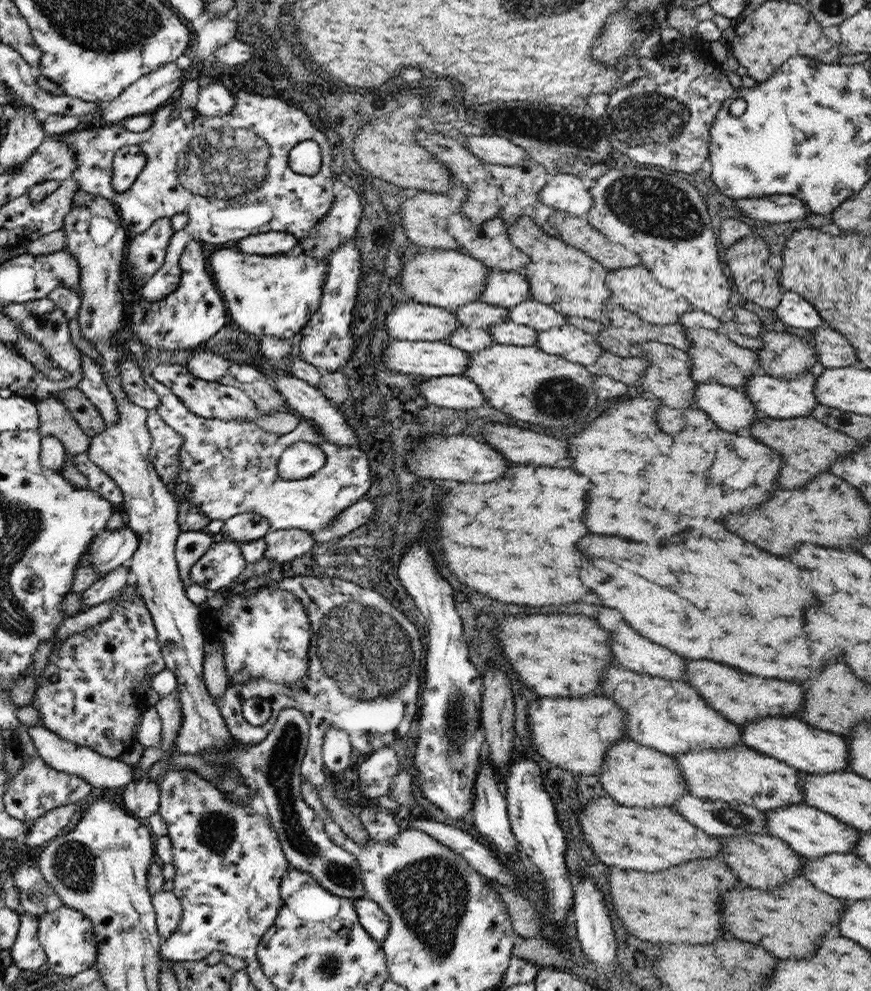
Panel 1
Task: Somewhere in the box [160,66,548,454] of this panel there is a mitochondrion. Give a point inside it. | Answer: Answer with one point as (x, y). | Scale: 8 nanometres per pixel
(225, 164)

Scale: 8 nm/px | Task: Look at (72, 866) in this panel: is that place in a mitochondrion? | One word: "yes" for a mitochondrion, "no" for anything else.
yes

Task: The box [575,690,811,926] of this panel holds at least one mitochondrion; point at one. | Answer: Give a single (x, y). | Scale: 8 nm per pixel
(738, 819)

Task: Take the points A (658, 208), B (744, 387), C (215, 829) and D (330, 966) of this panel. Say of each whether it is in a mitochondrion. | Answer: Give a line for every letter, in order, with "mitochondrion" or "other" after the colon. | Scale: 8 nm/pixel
A: mitochondrion
B: other
C: mitochondrion
D: mitochondrion

